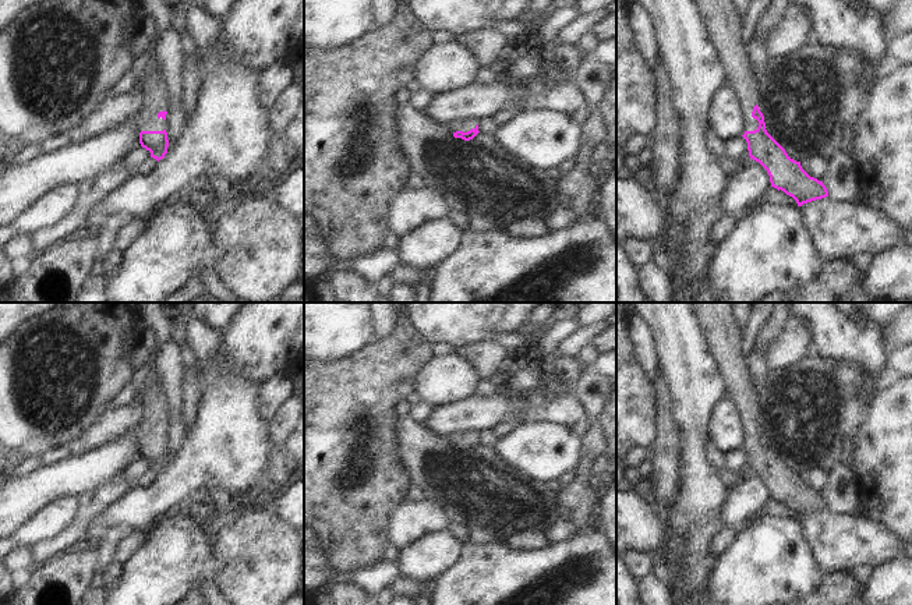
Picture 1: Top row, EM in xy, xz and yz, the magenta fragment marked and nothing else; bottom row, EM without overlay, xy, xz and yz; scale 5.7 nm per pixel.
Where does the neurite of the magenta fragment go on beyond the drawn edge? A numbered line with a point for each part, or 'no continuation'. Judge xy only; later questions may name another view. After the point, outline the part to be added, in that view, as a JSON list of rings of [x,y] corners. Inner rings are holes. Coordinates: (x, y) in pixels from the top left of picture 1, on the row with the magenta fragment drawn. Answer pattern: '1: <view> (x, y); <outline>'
1: xy (155, 96); [[[156,63],[145,72],[141,79],[141,92],[144,102],[134,121],[137,130],[141,131],[163,131],[166,121],[158,117],[159,112],[167,112],[167,91],[163,82],[163,75]]]

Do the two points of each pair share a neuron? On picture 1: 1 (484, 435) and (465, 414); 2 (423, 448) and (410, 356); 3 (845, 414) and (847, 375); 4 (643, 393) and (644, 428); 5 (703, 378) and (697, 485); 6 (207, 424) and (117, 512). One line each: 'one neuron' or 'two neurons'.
1: two neurons
2: two neurons
3: one neuron
4: one neuron
5: one neuron
6: one neuron

